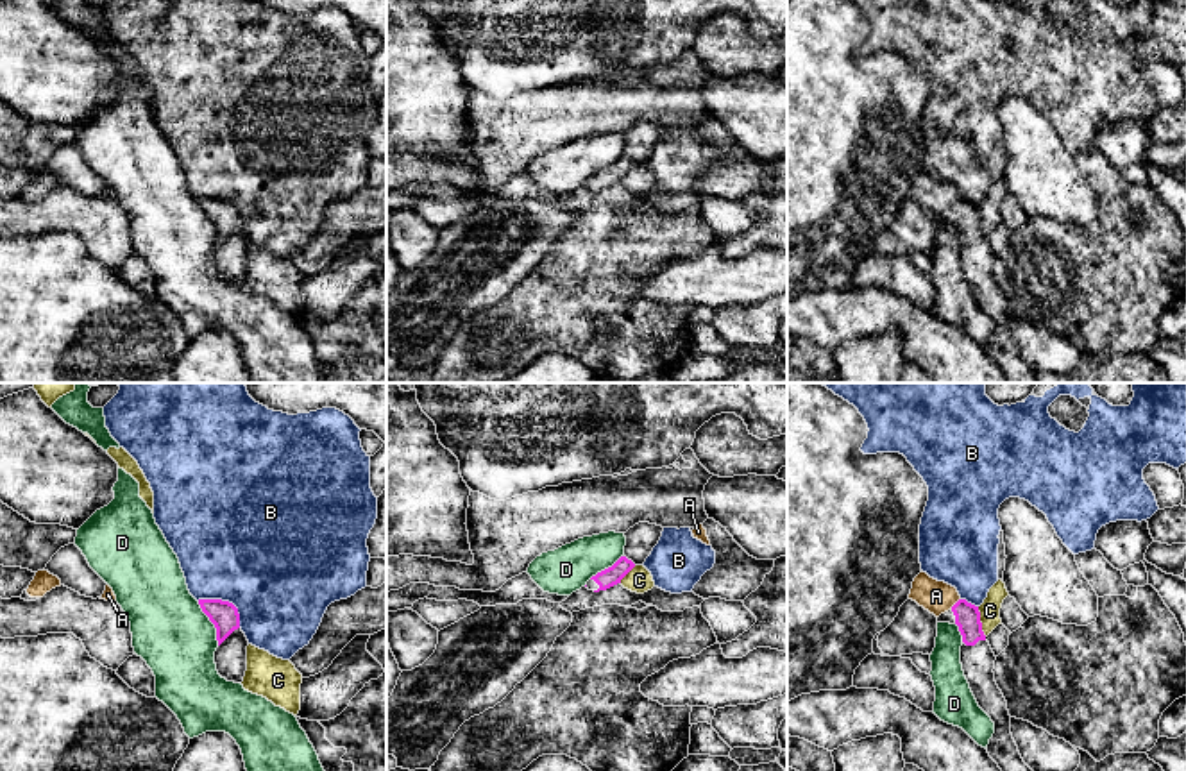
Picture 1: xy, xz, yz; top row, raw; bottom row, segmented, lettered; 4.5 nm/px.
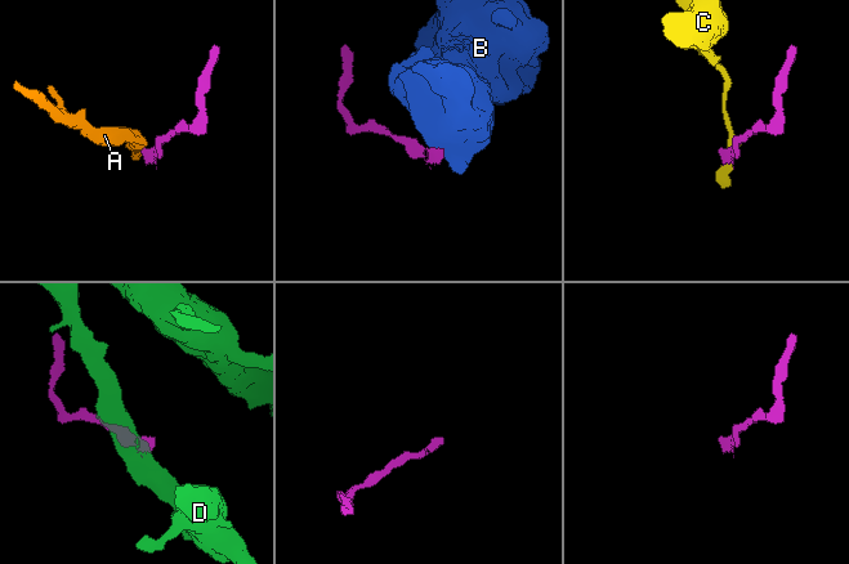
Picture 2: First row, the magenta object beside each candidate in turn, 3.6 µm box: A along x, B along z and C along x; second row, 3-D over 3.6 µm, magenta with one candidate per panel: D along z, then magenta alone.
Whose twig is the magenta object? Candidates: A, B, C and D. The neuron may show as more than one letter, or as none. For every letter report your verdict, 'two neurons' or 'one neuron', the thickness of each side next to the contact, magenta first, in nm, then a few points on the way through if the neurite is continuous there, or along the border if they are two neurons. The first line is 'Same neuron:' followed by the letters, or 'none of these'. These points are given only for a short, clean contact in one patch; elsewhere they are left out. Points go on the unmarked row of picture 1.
Same neuron: none of these
A: two neurons; 110 nm thick on the magenta side, 140 nm on the other; border along yz (959, 197), (950, 208)
B: two neurons; 120 nm thick on the magenta side, 500 nm on the other; border along xy (197, 199), (228, 199), (237, 208), (240, 226)
C: two neurons; 110 nm thick on the magenta side, 100 nm on the other; border along yz (977, 206), (981, 229), (986, 235)
D: two neurons; 120 nm thick on the magenta side, 340 nm on the other

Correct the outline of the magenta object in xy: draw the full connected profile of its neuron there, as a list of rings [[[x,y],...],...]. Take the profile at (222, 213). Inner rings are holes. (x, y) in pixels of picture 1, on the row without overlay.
[[[199,199],[202,211],[216,227],[216,270],[227,281],[241,283],[247,270],[249,240],[240,227],[238,208],[222,199]]]

